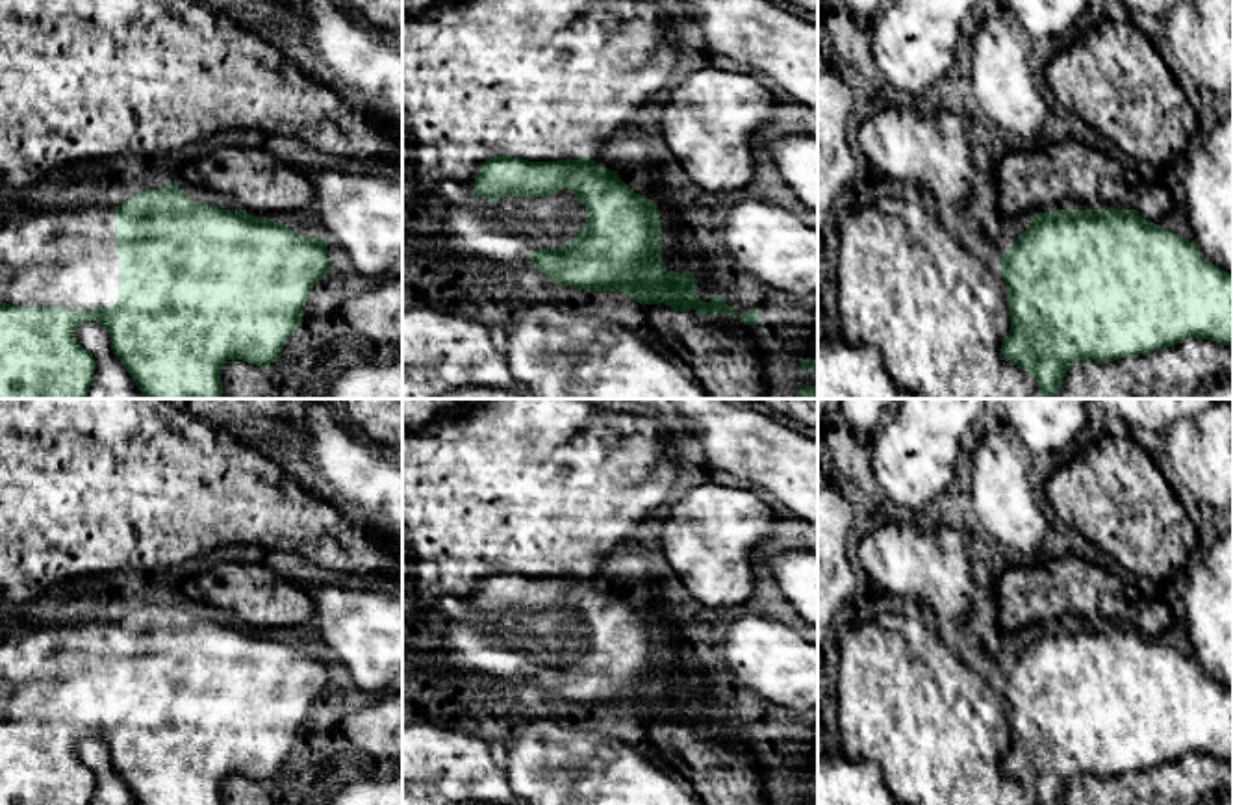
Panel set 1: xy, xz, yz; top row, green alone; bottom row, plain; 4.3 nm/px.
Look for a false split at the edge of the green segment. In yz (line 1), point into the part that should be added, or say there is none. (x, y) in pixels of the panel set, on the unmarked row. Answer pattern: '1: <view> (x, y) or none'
1: none

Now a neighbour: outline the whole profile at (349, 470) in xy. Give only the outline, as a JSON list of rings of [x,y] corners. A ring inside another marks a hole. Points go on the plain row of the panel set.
[[[308,399],[306,423],[293,441],[308,477],[328,497],[402,543],[402,467],[378,456],[371,443],[347,428],[337,408],[321,399]]]

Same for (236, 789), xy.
[[[228,775],[221,785],[222,805],[276,805],[269,786],[243,775]]]

